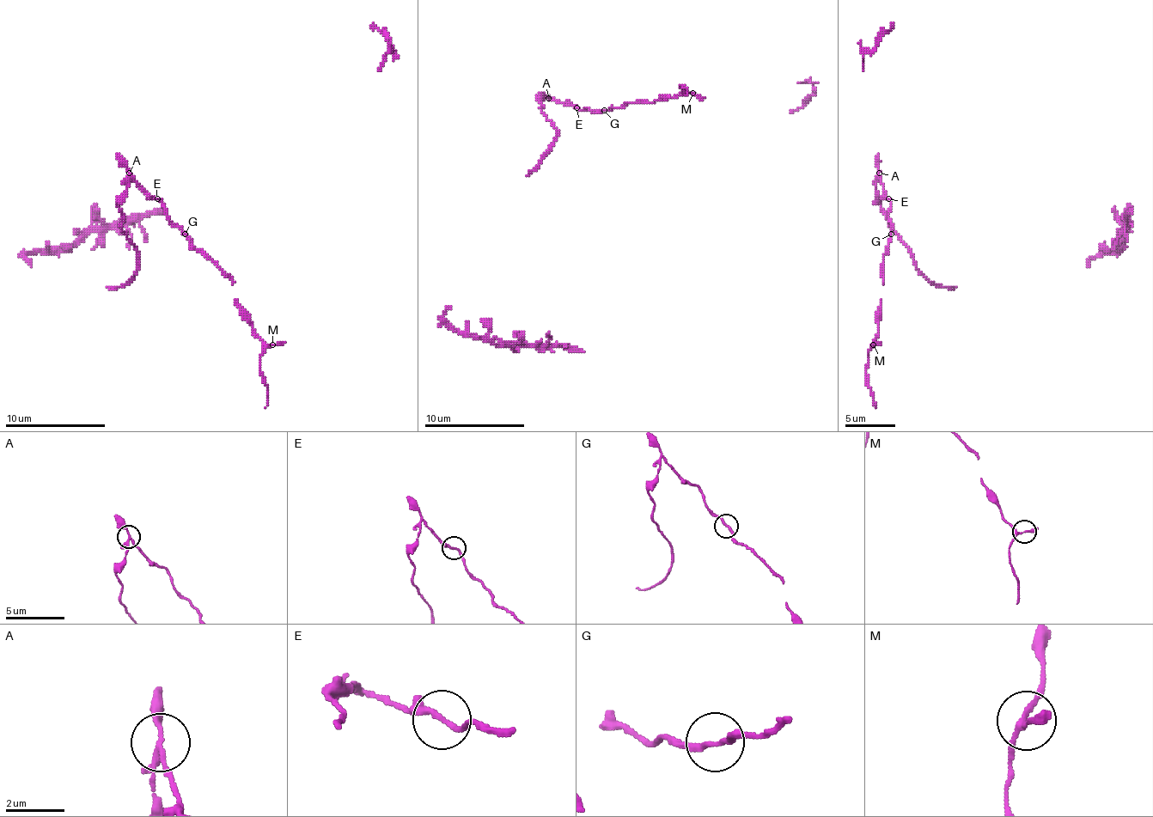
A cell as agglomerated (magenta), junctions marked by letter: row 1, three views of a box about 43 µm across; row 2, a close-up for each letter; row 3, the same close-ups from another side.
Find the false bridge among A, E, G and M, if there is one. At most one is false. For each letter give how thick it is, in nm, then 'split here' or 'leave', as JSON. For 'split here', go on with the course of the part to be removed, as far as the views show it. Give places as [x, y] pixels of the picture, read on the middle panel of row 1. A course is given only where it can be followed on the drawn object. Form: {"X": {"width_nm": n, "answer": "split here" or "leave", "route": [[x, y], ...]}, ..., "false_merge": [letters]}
{"A": {"width_nm": 180, "answer": "split here", "route": [[549, 98], [546, 95], [539, 100], [541, 112], [557, 128], [557, 140], [526, 175]]}, "E": {"width_nm": 190, "answer": "leave"}, "G": {"width_nm": 190, "answer": "leave"}, "M": {"width_nm": 170, "answer": "leave"}, "false_merge": ["A"]}

